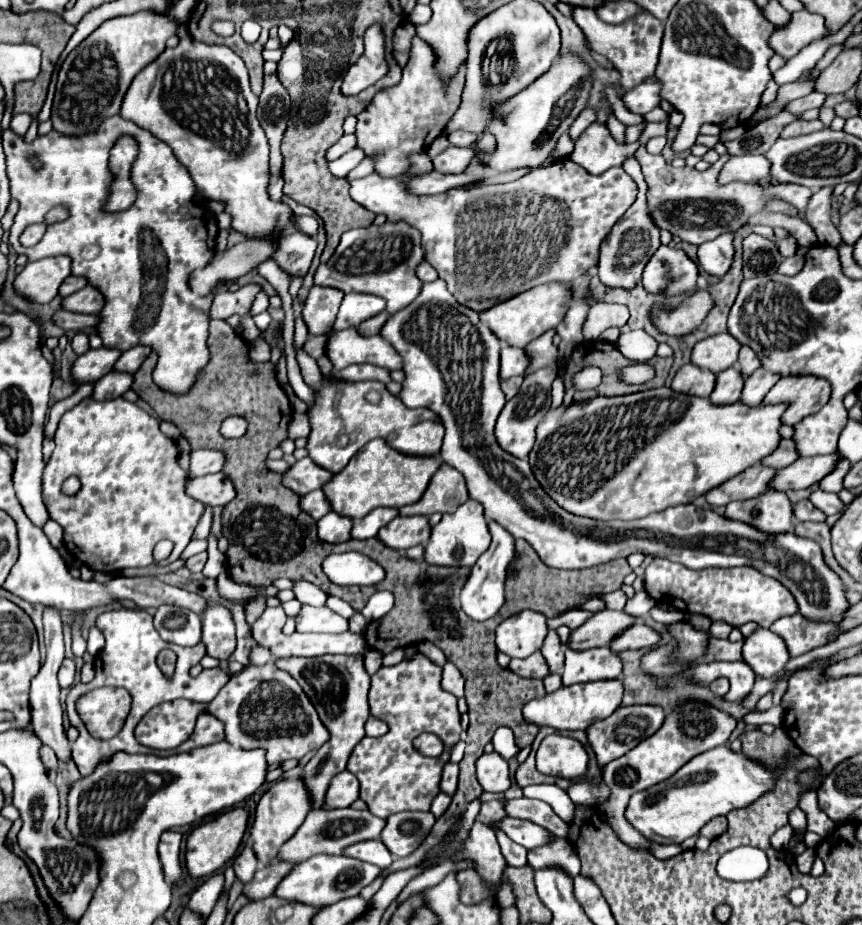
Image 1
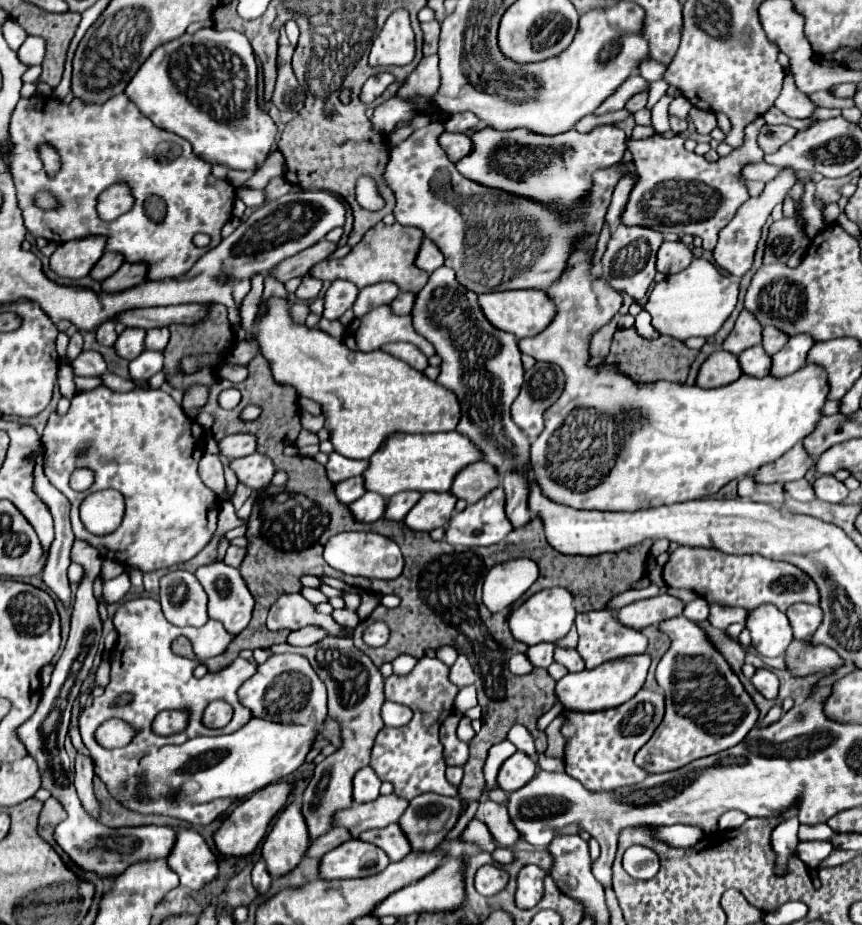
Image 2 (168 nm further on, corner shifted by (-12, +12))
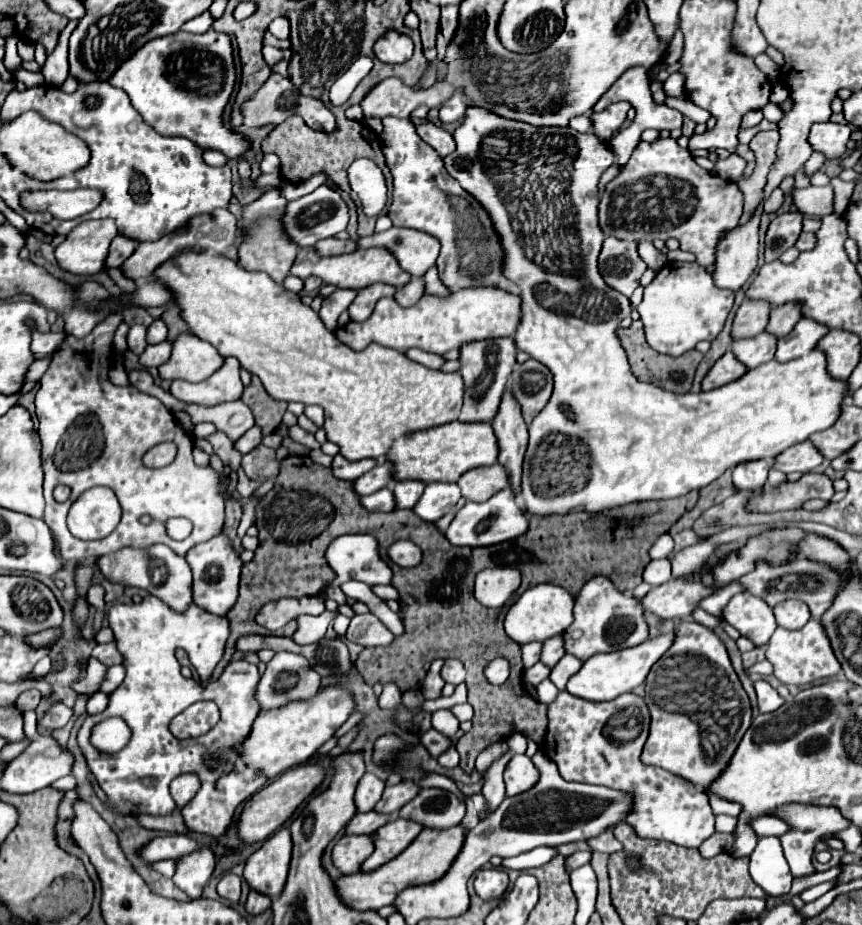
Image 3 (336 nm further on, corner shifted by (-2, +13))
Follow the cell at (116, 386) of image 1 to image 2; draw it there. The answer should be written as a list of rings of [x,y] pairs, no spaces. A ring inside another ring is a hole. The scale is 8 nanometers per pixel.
[[[144,350],[136,360],[130,362],[130,376],[136,382],[146,382],[156,372],[160,372],[162,366],[164,366],[164,354],[162,352]]]

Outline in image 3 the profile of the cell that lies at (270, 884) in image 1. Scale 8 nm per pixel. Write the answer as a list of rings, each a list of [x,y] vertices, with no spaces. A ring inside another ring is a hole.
[[[368,811],[368,813],[356,813],[350,823],[344,827],[344,835],[370,835],[374,833],[380,825],[384,825],[390,817],[386,815],[378,815],[374,811]]]

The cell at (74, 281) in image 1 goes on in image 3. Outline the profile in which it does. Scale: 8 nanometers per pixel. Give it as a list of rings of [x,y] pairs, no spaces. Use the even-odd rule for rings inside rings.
[[[120,235],[114,237],[106,257],[106,269],[118,269],[134,253],[134,249],[136,249],[136,241],[120,237]]]

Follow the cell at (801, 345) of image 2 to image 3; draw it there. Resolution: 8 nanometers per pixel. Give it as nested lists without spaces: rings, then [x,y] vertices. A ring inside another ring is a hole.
[[[800,319],[794,325],[794,331],[786,335],[784,339],[778,339],[778,349],[776,349],[776,361],[786,363],[792,359],[798,359],[812,351],[816,343],[828,333],[828,329],[812,319]]]

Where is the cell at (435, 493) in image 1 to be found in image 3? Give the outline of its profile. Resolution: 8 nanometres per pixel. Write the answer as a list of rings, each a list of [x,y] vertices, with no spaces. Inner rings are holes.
[[[498,463],[490,467],[476,467],[466,471],[458,479],[458,487],[464,499],[468,501],[488,501],[496,491],[508,485],[508,475]]]

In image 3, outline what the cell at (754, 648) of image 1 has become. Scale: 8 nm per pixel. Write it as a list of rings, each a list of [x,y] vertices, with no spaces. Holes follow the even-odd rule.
[[[738,593],[730,599],[724,609],[724,619],[736,627],[742,637],[748,637],[756,647],[766,645],[778,627],[772,609],[762,599],[748,593]]]

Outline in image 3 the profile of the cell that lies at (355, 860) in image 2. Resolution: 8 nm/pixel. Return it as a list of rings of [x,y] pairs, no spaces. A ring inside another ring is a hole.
[[[344,835],[332,849],[332,863],[342,875],[358,873],[372,851],[374,843],[370,835]]]

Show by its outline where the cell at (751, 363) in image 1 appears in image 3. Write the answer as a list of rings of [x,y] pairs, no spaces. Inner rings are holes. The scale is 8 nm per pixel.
[[[786,303],[782,307],[772,307],[770,311],[770,325],[766,325],[766,331],[774,337],[786,337],[794,323],[800,319],[800,309],[796,303]]]

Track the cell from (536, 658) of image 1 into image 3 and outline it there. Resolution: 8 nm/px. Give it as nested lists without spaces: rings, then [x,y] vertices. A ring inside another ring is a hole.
[[[526,643],[526,645],[522,645],[522,661],[524,661],[526,669],[540,661],[540,649],[542,649],[542,643]]]

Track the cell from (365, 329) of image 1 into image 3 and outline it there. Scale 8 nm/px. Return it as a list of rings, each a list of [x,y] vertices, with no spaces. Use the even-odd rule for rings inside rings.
[[[412,277],[408,285],[404,285],[404,287],[400,287],[400,289],[396,291],[394,299],[396,299],[402,307],[412,307],[414,303],[420,301],[422,293],[424,293],[424,281],[422,281],[422,277]]]

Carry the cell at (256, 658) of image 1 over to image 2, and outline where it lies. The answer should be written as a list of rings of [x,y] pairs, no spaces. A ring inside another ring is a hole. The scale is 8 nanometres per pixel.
[[[302,628],[302,630],[298,630],[298,632],[292,632],[290,634],[290,638],[288,638],[288,642],[292,644],[292,646],[312,646],[312,644],[316,644],[316,642],[320,642],[320,640],[324,640],[328,634],[322,630],[322,628]]]

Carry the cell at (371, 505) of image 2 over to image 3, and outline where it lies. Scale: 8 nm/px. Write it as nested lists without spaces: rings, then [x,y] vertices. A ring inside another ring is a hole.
[[[380,489],[374,495],[366,495],[360,499],[362,507],[366,507],[366,511],[380,511],[380,513],[388,513],[394,509],[394,495],[392,489]]]

